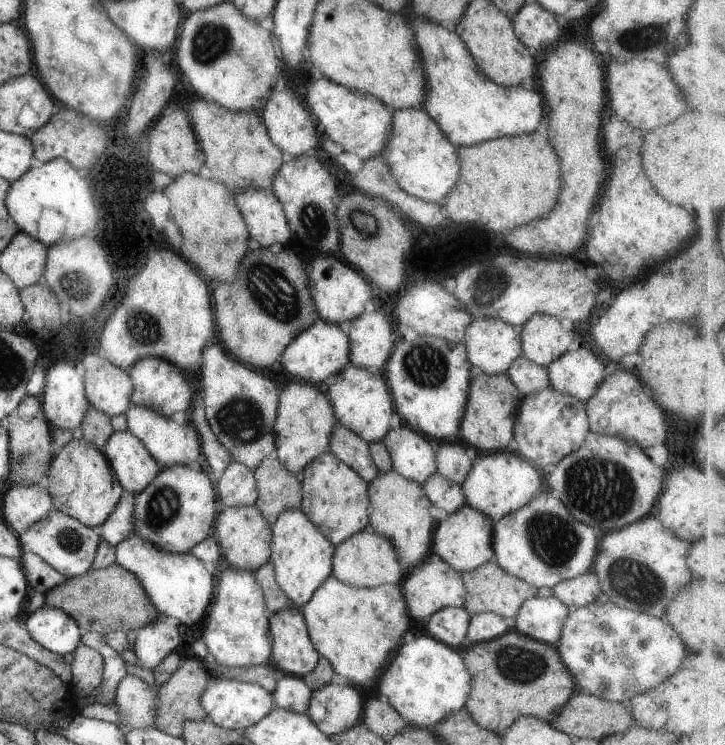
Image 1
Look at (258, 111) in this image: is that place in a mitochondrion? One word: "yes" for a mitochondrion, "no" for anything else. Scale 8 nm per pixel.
no

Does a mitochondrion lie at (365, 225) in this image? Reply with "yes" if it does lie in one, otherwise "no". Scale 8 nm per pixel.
yes

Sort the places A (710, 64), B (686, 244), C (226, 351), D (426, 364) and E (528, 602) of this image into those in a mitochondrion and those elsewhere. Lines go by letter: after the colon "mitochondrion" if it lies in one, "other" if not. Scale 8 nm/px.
A: other
B: other
C: other
D: mitochondrion
E: other

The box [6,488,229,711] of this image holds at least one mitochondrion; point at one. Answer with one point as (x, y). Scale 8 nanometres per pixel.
(71, 540)

